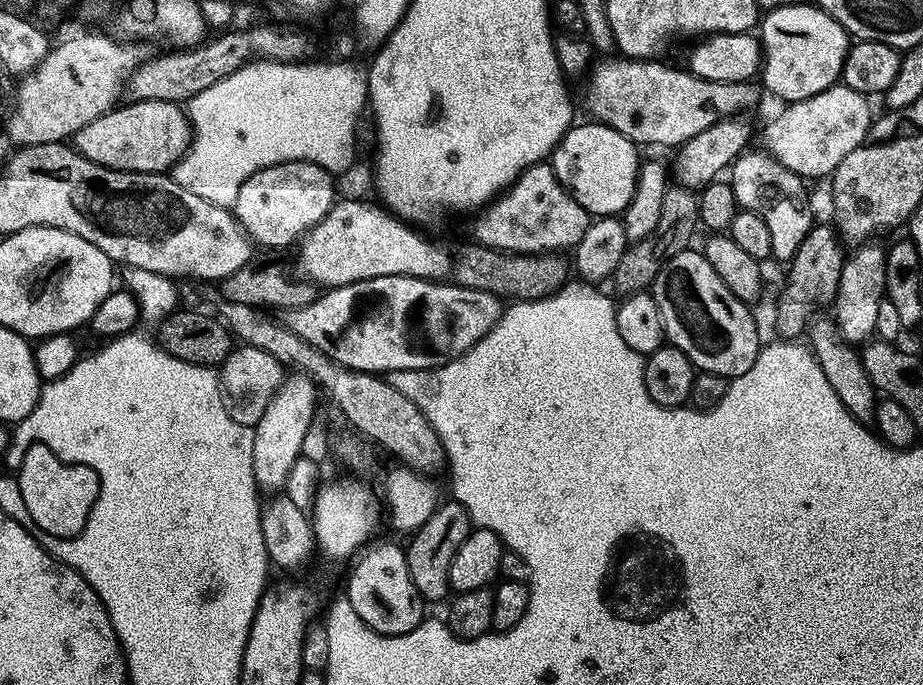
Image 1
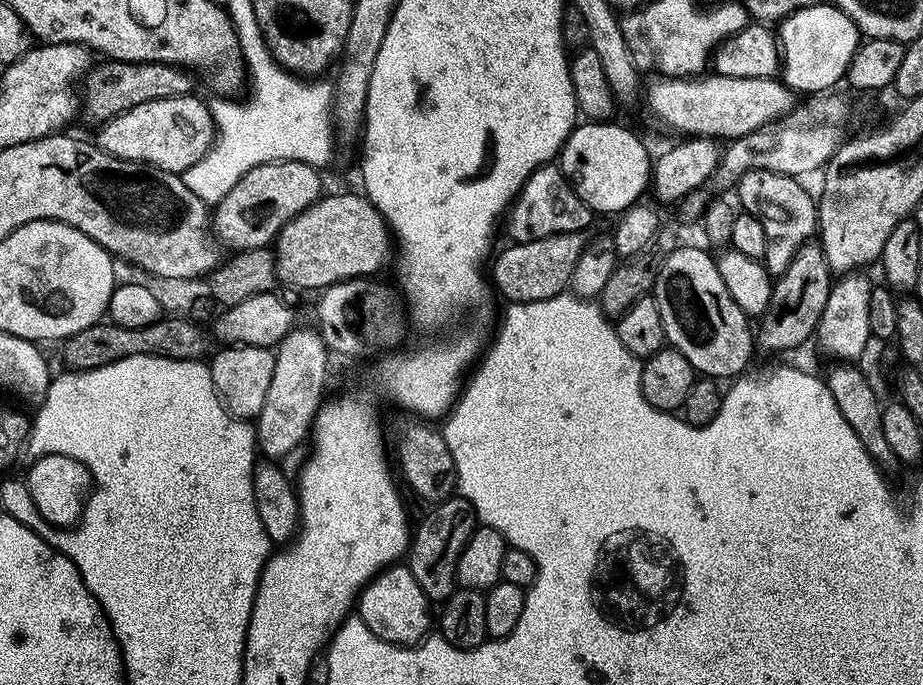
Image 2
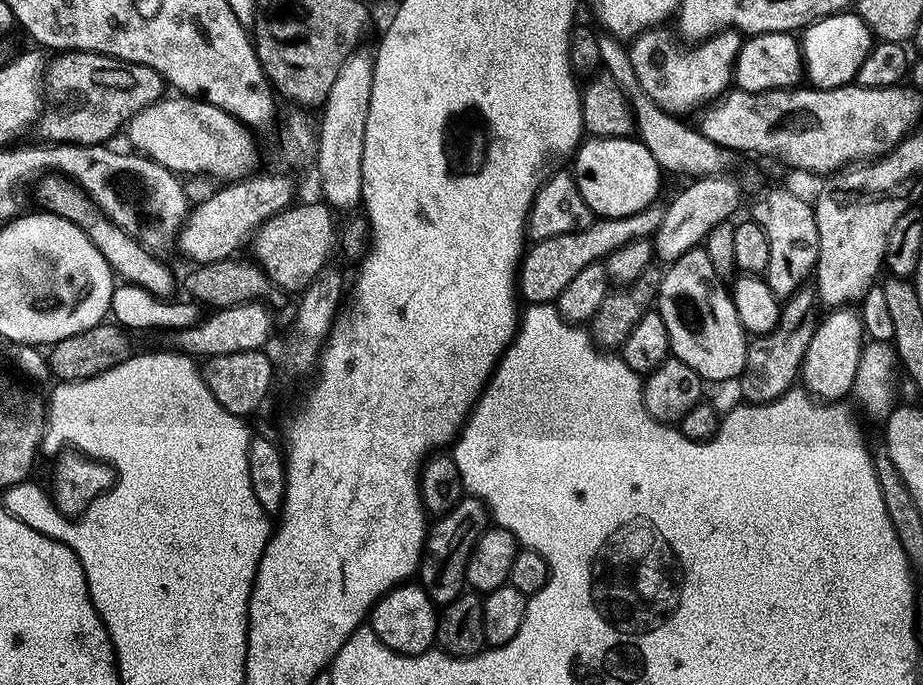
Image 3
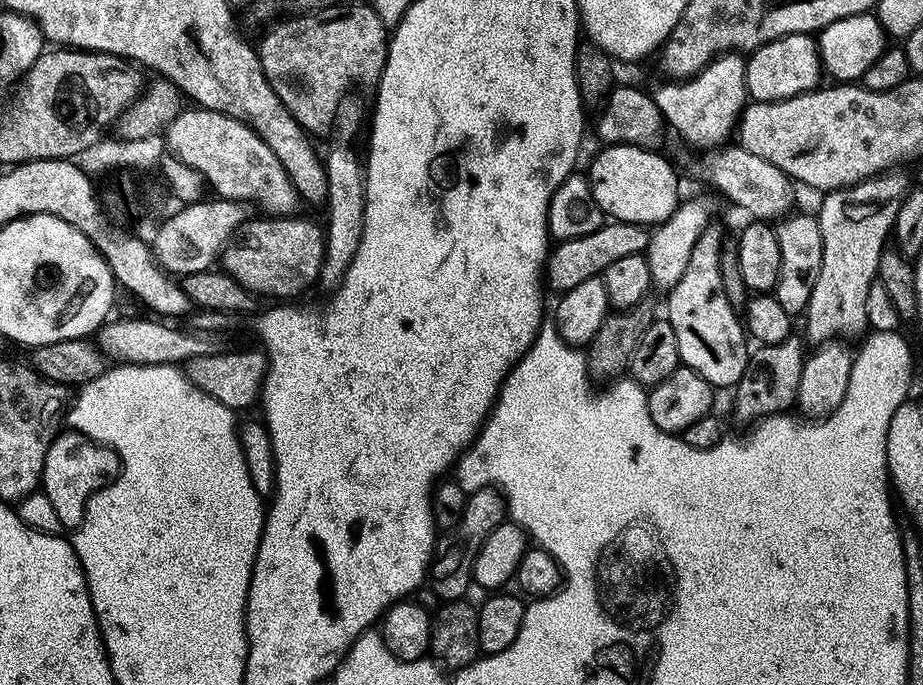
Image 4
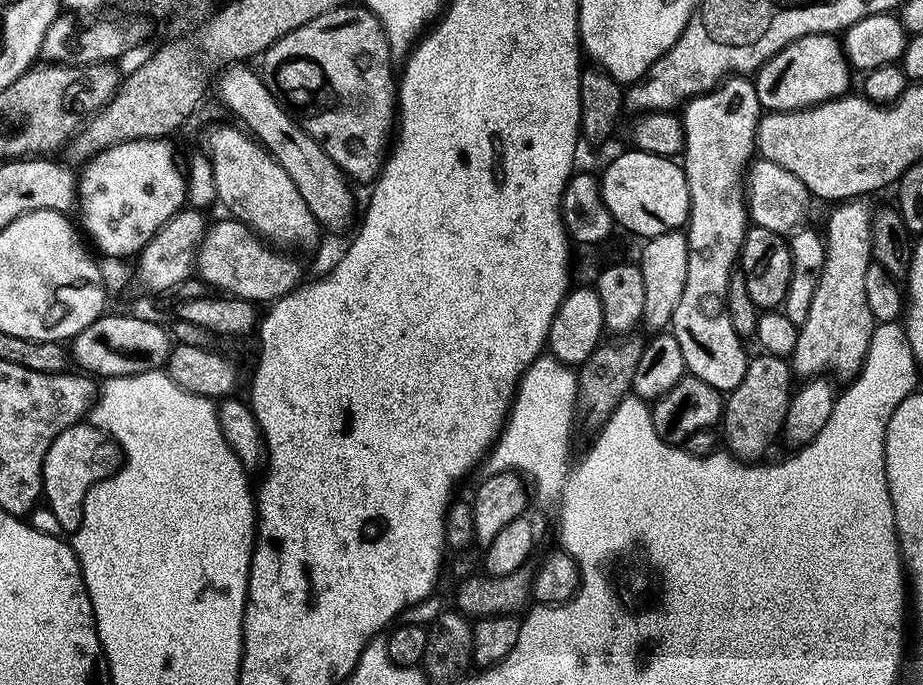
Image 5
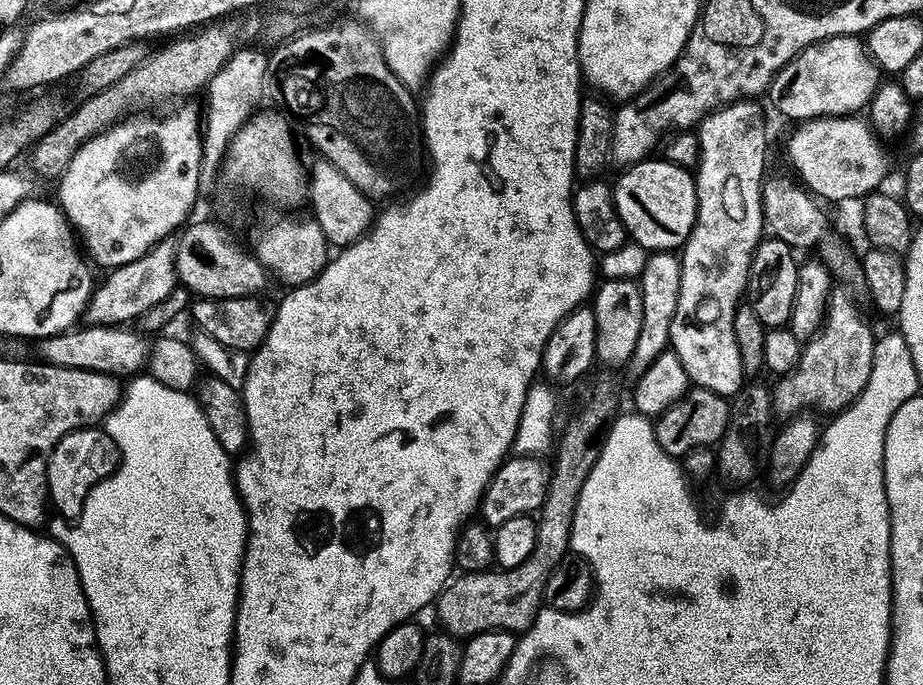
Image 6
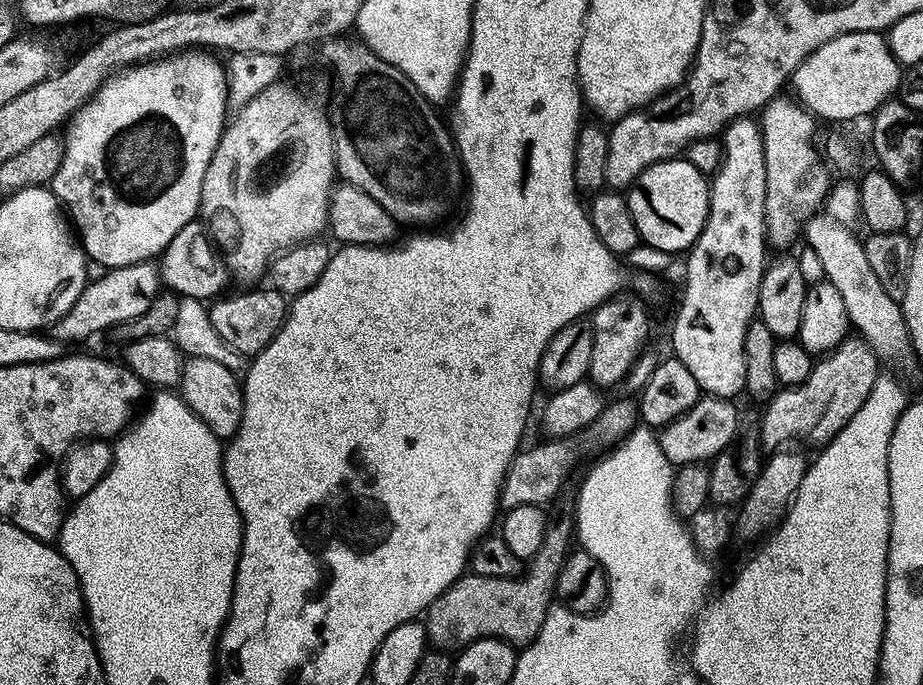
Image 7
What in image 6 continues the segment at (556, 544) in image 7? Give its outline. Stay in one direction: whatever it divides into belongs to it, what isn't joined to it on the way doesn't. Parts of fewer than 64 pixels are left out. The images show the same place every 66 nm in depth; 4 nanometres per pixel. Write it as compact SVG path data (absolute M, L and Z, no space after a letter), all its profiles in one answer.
M600 371L604 372L589 375L592 383L586 388L582 407L567 422L561 436L559 433L545 502L535 517L536 541L530 558L513 568L497 567L496 572L464 572L445 584L443 592L434 601L439 627L443 631L457 638L469 638L494 628L520 634L535 622L536 614L544 604L544 587L549 574L569 553L573 516L581 488L600 456L606 425L617 411L616 380L608 373L611 371Z

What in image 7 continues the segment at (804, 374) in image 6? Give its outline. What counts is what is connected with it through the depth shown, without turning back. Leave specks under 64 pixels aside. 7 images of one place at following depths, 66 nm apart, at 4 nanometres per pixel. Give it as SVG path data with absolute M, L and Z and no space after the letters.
M845 338L833 351L821 355L813 363L812 369L801 384L781 387L767 401L768 409L760 420L759 443L768 450L775 450L789 442L804 442L800 440L809 440L810 443L816 444L815 446L827 444L836 436L845 422L854 416L862 406L862 402L866 402L878 375L876 364L878 365L878 357L868 347L865 340Z

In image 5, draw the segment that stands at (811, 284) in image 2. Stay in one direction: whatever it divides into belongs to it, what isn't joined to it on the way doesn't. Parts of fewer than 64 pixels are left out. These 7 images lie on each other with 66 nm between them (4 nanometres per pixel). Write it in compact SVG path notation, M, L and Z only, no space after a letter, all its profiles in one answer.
M753 355L749 359L746 366L746 374L742 374L742 382L738 382L738 386L727 393L722 417L722 429L724 428L724 436L722 432L723 447L736 459L745 462L760 462L765 459L764 451L767 450L772 436L779 437L781 435L784 419L786 418L786 410L792 400L794 391L794 383L792 384L794 373L789 361L782 356L759 355L756 357Z

